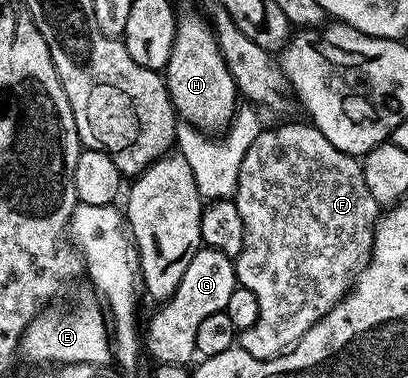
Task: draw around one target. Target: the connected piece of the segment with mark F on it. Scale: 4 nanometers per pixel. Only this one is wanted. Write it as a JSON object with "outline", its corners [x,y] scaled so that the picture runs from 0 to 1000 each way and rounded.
{"outline":[[[689,325],[681,341],[642,339],[640,354],[625,368],[625,378],[615,378],[615,389],[605,389],[605,410],[596,415],[596,431],[586,442],[586,474],[576,513],[600,614],[596,664],[576,683],[581,741],[591,759],[605,762],[625,780],[635,802],[632,849],[615,868],[586,881],[586,921],[637,955],[679,944],[699,926],[718,921],[728,910],[728,899],[752,873],[772,854],[782,854],[782,844],[792,844],[792,833],[801,833],[801,823],[811,823],[811,812],[821,812],[846,788],[875,725],[904,690],[929,582],[929,548],[919,537],[919,526],[909,526],[909,505],[900,505],[900,484],[890,474],[890,452],[885,450],[885,426],[855,405],[831,399],[831,389],[814,384],[765,325],[745,325],[748,331],[708,328],[718,325]]]}

